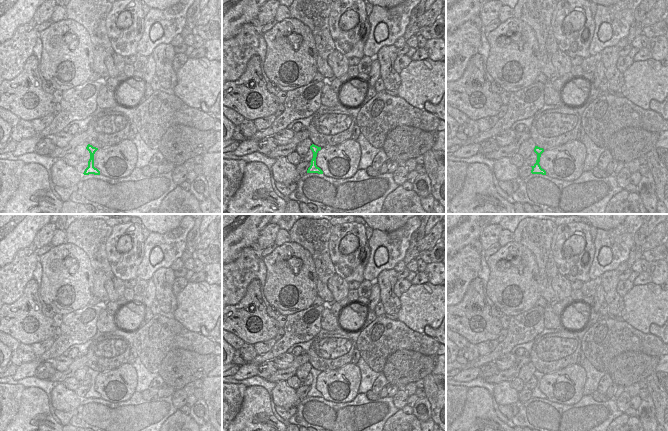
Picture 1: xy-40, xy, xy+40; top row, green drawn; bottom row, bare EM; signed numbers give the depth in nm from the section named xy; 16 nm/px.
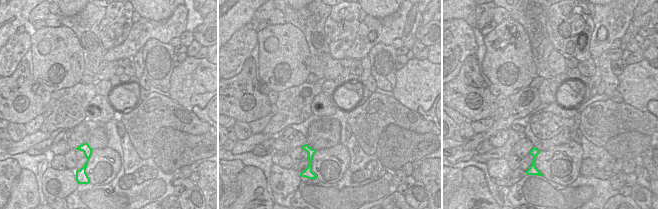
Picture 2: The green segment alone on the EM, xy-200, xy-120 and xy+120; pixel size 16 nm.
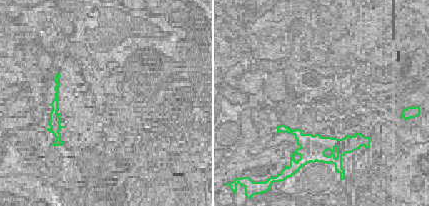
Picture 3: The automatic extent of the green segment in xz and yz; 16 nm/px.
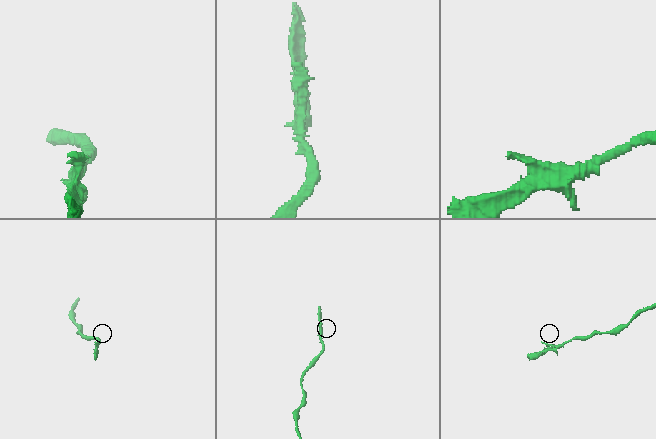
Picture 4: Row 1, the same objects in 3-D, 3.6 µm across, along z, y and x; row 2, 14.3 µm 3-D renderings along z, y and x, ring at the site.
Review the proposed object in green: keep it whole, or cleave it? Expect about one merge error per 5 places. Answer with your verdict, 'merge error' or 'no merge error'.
no merge error

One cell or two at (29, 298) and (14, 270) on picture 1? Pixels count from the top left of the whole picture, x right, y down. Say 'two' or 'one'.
two

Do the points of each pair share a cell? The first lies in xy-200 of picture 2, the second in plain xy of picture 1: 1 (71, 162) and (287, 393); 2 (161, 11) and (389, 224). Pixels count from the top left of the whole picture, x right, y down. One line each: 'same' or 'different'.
1: different
2: same

